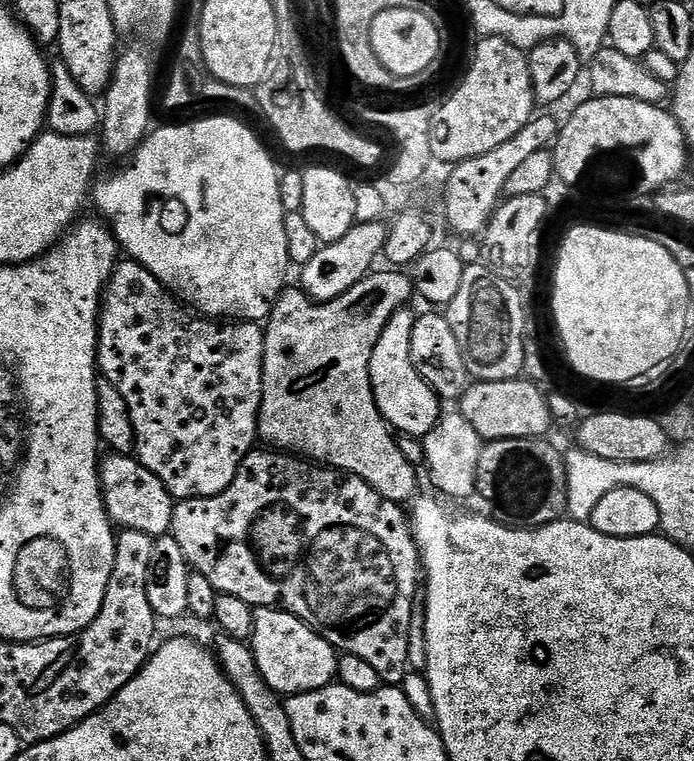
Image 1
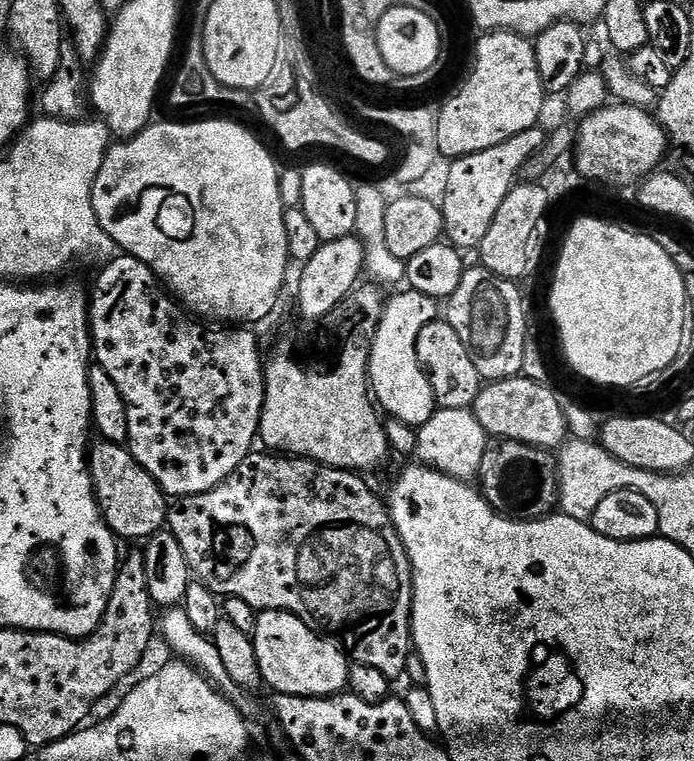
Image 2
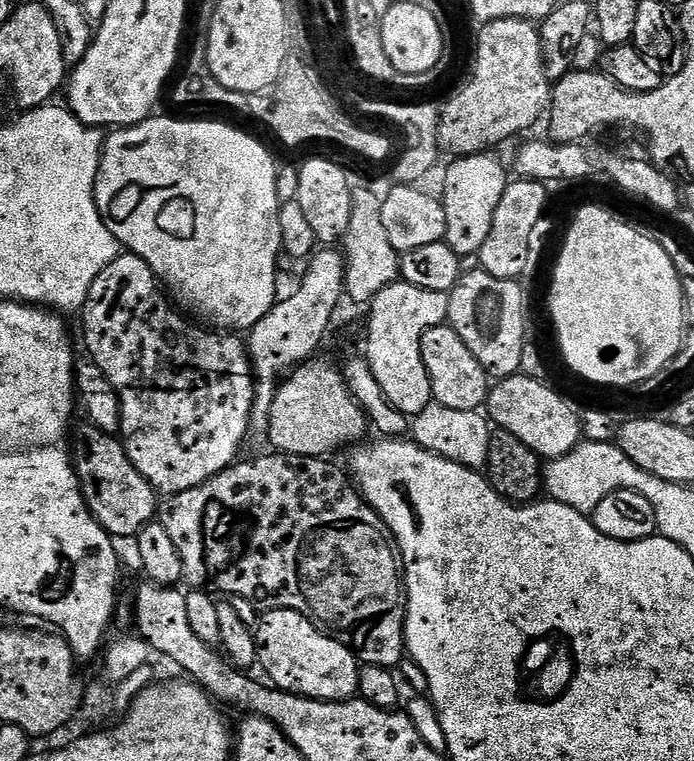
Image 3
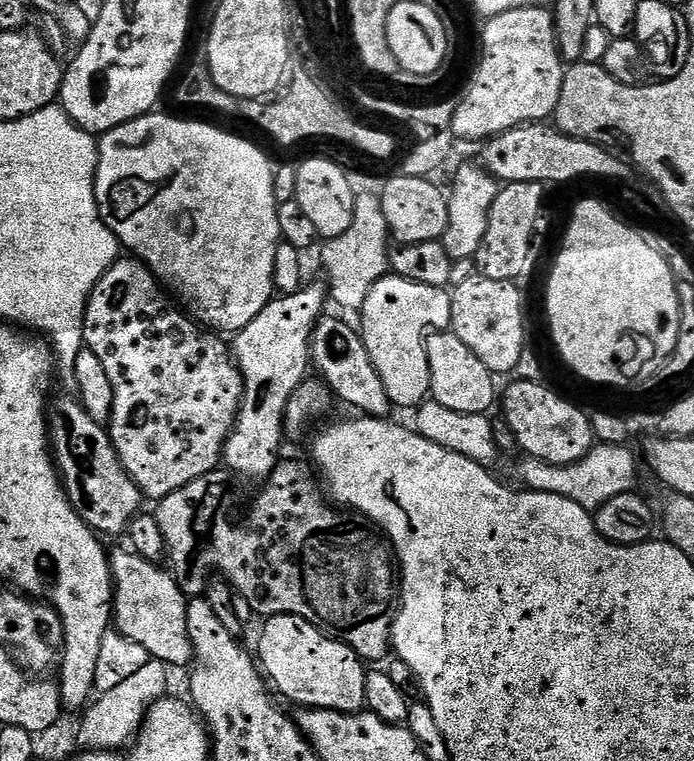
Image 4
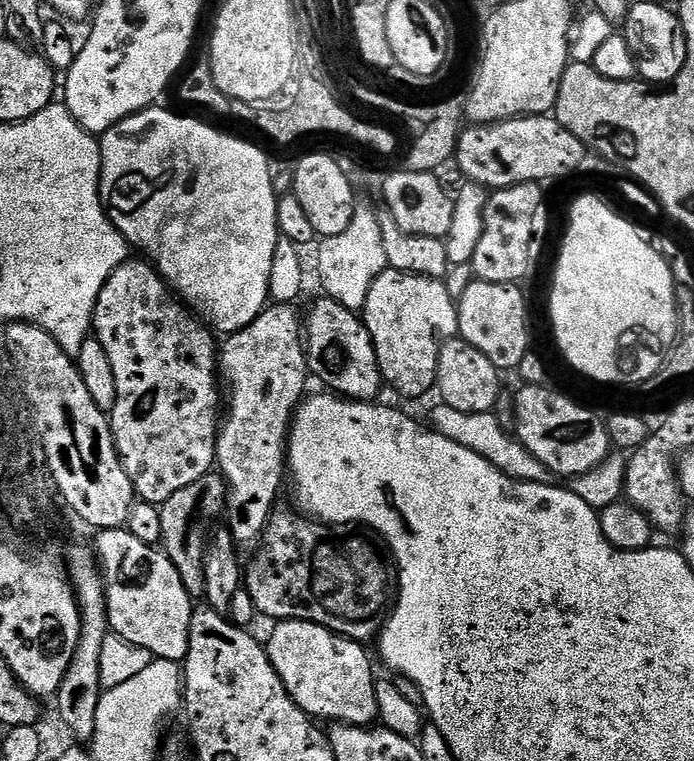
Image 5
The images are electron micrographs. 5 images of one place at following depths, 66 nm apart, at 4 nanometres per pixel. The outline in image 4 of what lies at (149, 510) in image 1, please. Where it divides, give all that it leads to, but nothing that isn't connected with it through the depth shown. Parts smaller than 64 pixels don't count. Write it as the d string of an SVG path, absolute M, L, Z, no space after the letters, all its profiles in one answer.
M64 396L50 408L50 447L64 485L64 493L74 510L93 532L105 537L127 533L128 525L141 515L140 488L122 466L112 444L109 429L94 422L79 399Z

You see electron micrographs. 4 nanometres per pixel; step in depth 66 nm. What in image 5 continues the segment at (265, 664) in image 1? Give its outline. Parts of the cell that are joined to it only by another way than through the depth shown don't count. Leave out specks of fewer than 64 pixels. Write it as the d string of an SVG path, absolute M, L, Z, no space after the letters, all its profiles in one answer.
M281 620L266 640L266 660L274 666L282 686L307 716L317 721L372 726L377 723L375 700L377 677L372 677L372 660L363 643L348 640L309 620Z

